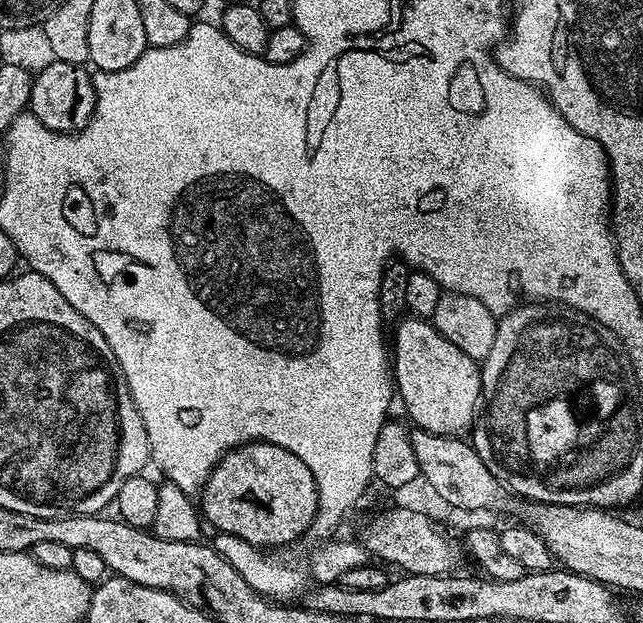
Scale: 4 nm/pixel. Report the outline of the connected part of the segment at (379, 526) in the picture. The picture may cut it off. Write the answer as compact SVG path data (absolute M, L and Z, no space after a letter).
M388 508L380 512L364 528L362 543L371 557L389 560L401 573L446 576L457 571L460 564L461 541L447 536L430 517L416 508Z

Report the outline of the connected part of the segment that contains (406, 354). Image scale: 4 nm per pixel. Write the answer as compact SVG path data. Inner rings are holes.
M409 315L407 318L401 319L399 323L395 325L395 328L396 352L394 348L394 388L398 393L399 399L400 396L404 399L404 408L408 411L409 416L407 419L411 421L415 427L425 428L428 432L433 432L439 436L454 436L463 433L463 428L466 427L465 429L467 429L469 425L475 421L478 415L478 409L482 404L480 399L480 364L477 363L477 361L471 360L466 354L462 354L462 350L458 350L458 346L454 346L454 342L450 342L446 339L446 337L444 337L444 335L442 335L427 319Z

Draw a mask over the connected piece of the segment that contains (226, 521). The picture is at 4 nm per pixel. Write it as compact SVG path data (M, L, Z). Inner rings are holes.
M265 440L227 452L204 484L203 496L202 514L208 524L256 548L268 548L264 550L280 550L283 544L303 537L318 510L318 490L310 466L298 454Z

